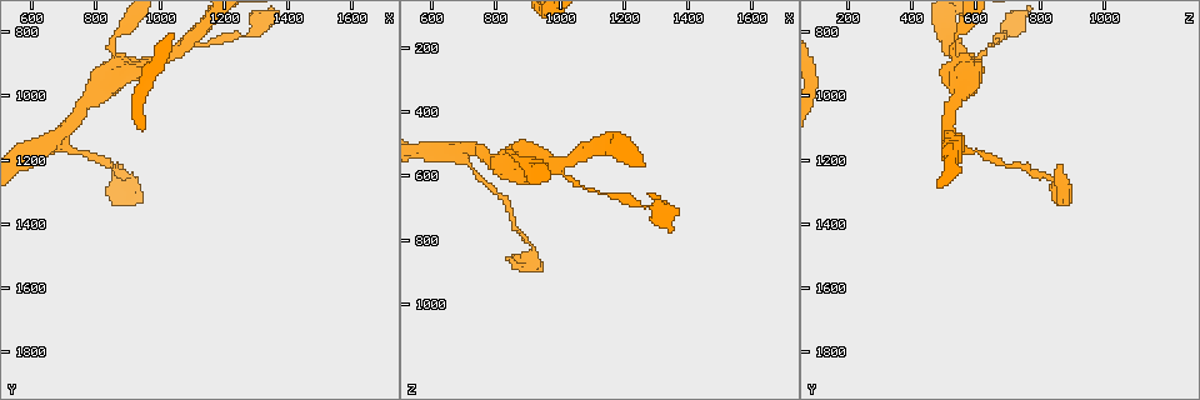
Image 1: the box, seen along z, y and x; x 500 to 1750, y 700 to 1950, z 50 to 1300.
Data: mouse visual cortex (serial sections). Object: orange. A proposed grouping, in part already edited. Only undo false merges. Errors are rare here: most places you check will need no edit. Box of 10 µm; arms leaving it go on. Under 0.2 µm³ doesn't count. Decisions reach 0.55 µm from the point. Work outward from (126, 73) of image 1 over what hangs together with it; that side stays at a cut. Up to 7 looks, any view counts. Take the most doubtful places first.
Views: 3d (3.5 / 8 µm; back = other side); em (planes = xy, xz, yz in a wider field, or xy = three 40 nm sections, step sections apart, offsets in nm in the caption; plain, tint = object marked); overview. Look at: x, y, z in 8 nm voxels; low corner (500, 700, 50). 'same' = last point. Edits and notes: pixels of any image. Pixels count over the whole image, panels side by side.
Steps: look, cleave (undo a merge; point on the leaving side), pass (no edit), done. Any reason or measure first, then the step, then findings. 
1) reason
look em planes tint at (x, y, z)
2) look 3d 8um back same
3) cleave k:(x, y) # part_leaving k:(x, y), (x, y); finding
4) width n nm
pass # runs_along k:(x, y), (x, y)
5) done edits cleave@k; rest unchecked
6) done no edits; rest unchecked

small branch off a trunk
look 3d 3.5um at (1000, 880, 590)

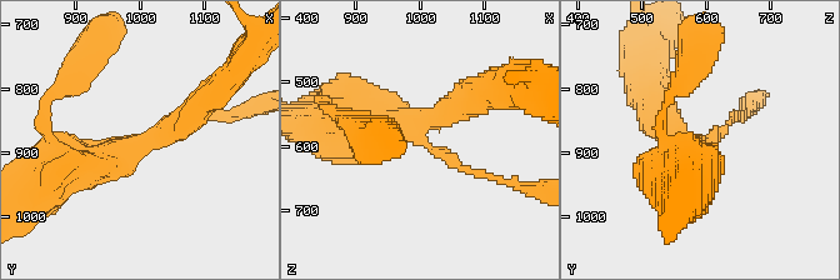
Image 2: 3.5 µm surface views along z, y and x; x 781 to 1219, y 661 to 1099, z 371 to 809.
look em xy step 2 tint at (1010, 885, 595)

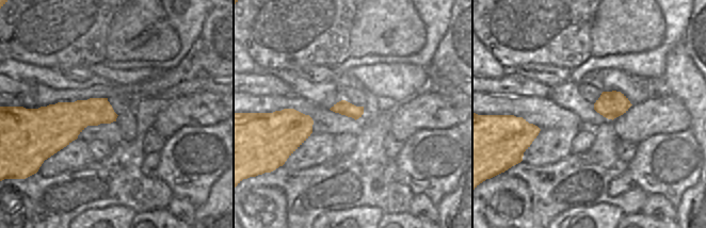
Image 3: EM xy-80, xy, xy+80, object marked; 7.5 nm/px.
arms 3; arm_widths 100, 350, 500 nm
pass # runs_along 2:(348, 125), (405, 125), (459, 166), (493, 176); all the same cell

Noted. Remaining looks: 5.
sudden change in width
look 3d 3.5um at (690, 1130, 540)

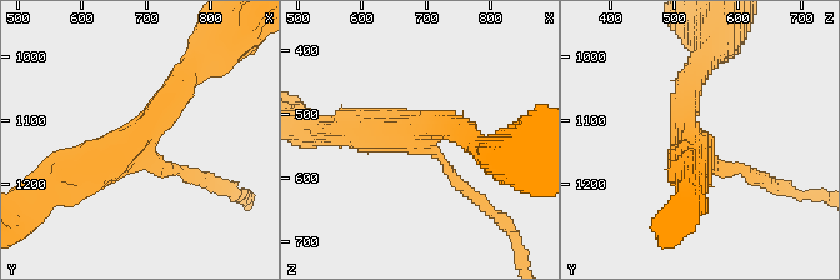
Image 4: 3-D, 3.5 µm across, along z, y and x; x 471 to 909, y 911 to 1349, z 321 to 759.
arms 3; arm_widths 150, 350, 500 nm
look em xy step 3 plain at (690, 1120, 530)

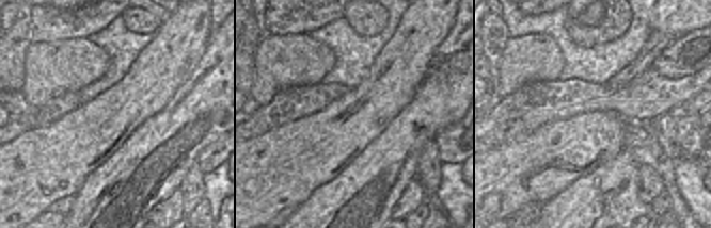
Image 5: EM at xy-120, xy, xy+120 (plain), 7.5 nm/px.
look em xy step 3 tint same

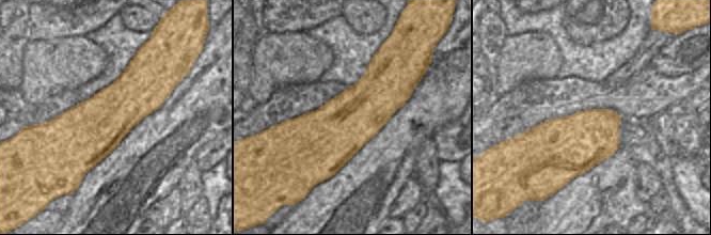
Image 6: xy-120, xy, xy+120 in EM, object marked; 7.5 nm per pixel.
pass # runs_along 4:(189, 70), (139, 135), (66, 174); all the same cell

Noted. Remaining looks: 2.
sudden change in width
look 3d 8um at (900, 1250, 820)

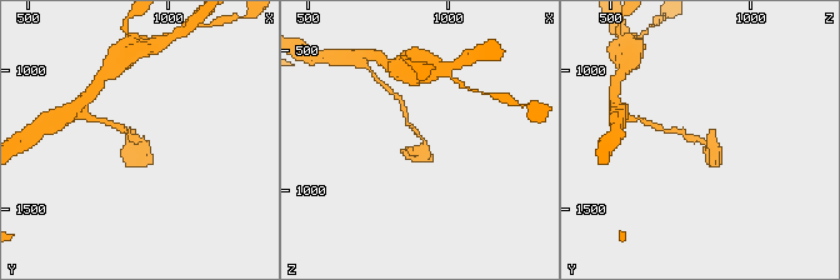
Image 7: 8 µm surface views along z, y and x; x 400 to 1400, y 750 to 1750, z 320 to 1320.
look em xy step 5 tint same

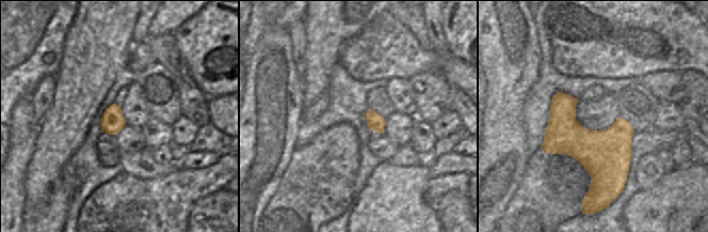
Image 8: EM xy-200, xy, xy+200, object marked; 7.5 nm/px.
pass # runs_along 7:(674, 129), (706, 143), (710, 164); continuous, no second cell

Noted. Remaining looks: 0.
done no edits; rest unchecked

